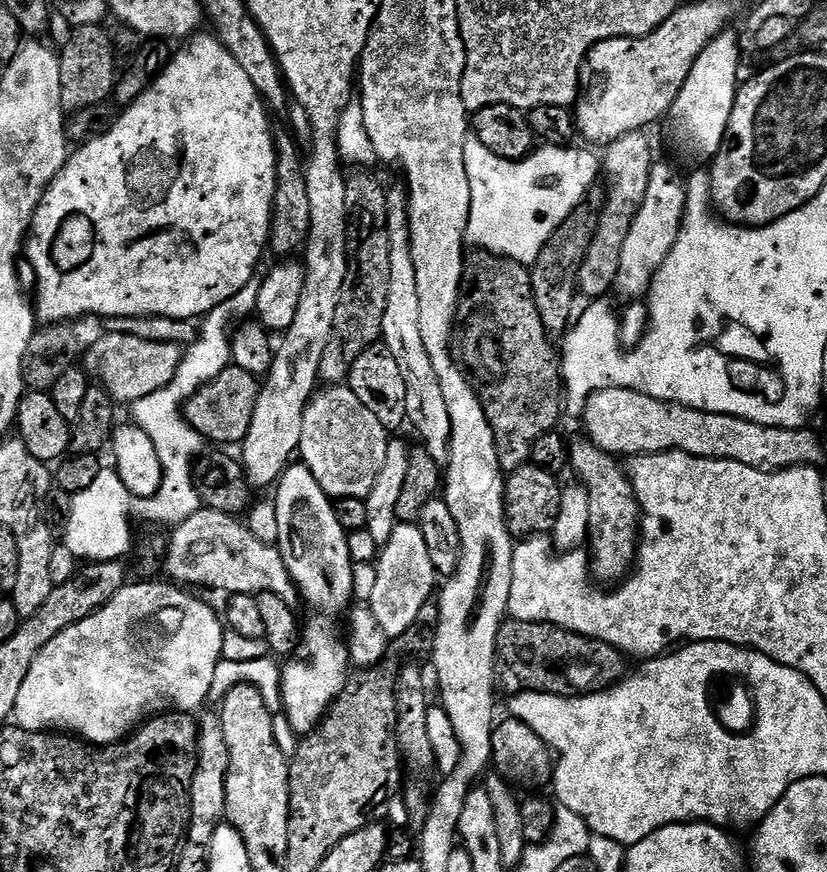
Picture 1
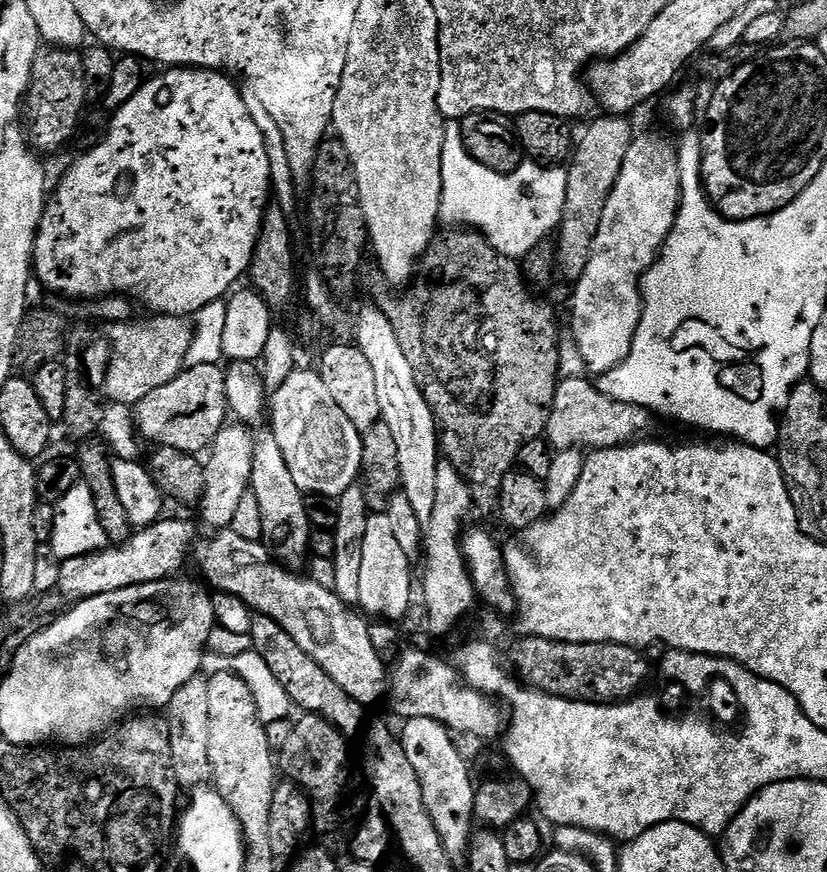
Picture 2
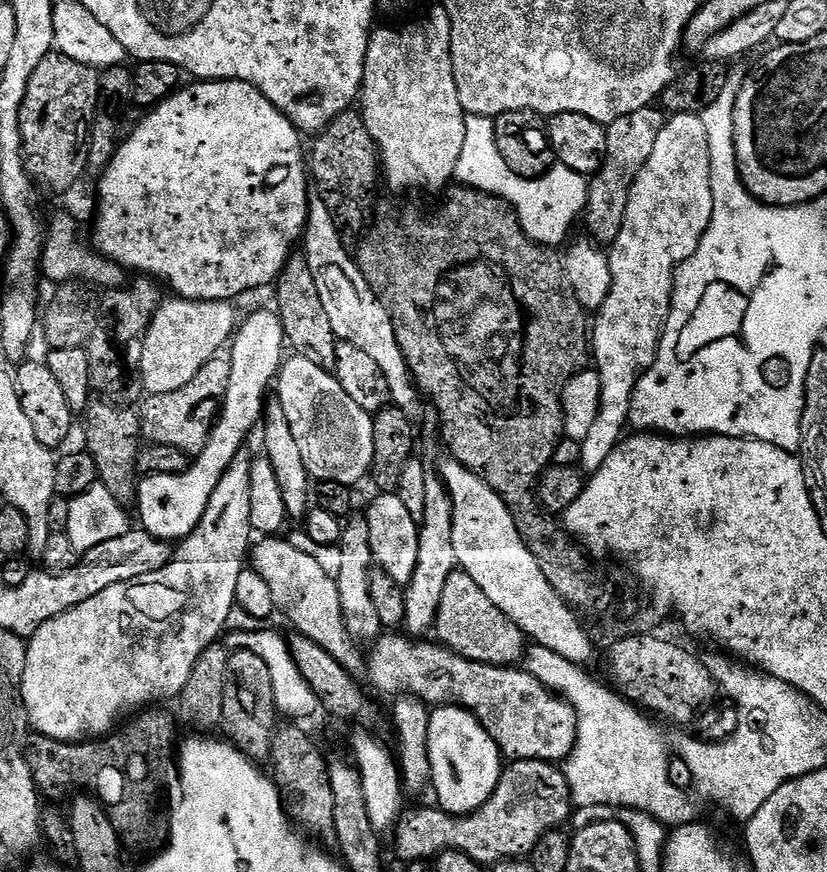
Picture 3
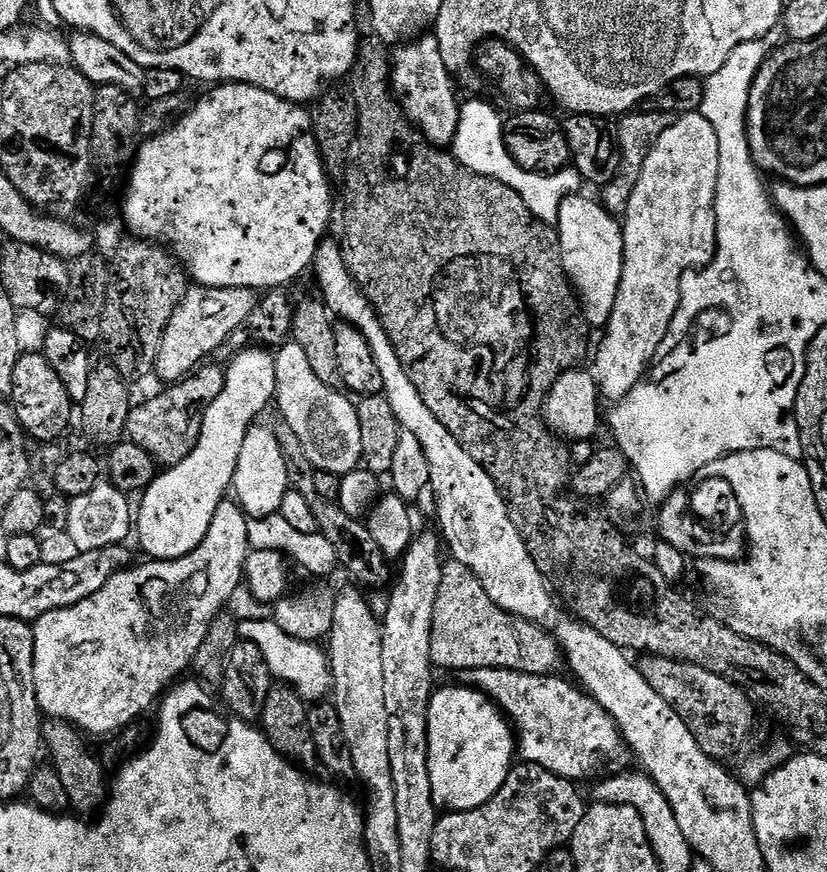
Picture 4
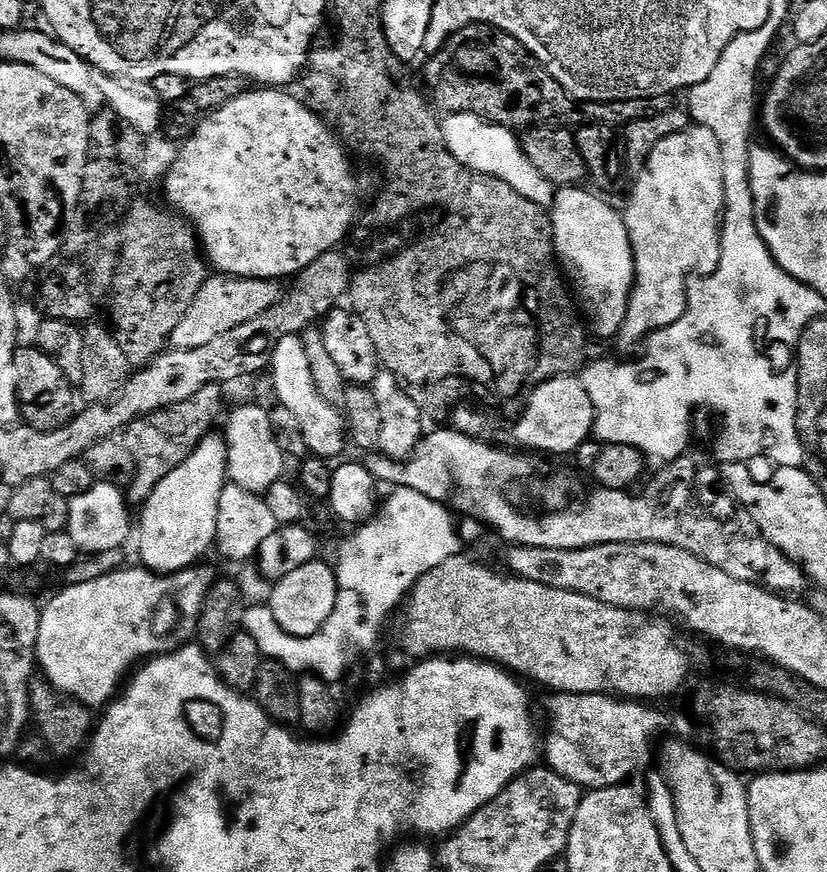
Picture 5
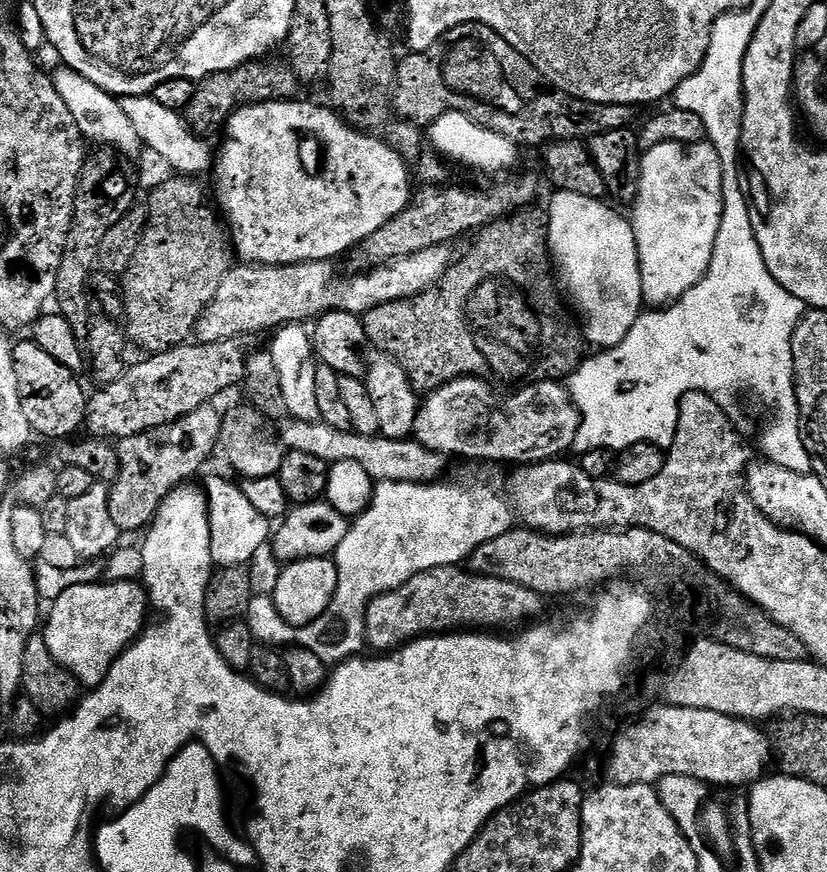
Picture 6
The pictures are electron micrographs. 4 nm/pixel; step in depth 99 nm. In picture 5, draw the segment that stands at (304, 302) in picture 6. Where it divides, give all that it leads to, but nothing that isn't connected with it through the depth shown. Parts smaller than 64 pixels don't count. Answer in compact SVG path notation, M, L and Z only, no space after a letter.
M223 274L211 275L202 290L194 298L194 306L186 312L186 318L175 327L169 343L175 351L198 349L214 342L221 334L242 326L244 322L256 318L264 310L277 303L282 295L281 285L277 281L264 279L238 279Z

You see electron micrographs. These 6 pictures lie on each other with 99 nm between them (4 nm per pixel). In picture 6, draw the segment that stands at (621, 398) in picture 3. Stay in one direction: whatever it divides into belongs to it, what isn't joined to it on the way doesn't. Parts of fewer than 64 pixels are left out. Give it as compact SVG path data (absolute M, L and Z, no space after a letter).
M666 142L643 153L640 161L640 185L638 198L631 205L630 223L638 246L642 294L645 305L663 310L676 303L698 282L704 280L714 254L718 238L718 226L722 226L724 191L722 190L722 162L718 150L707 142L698 144L675 144Z

